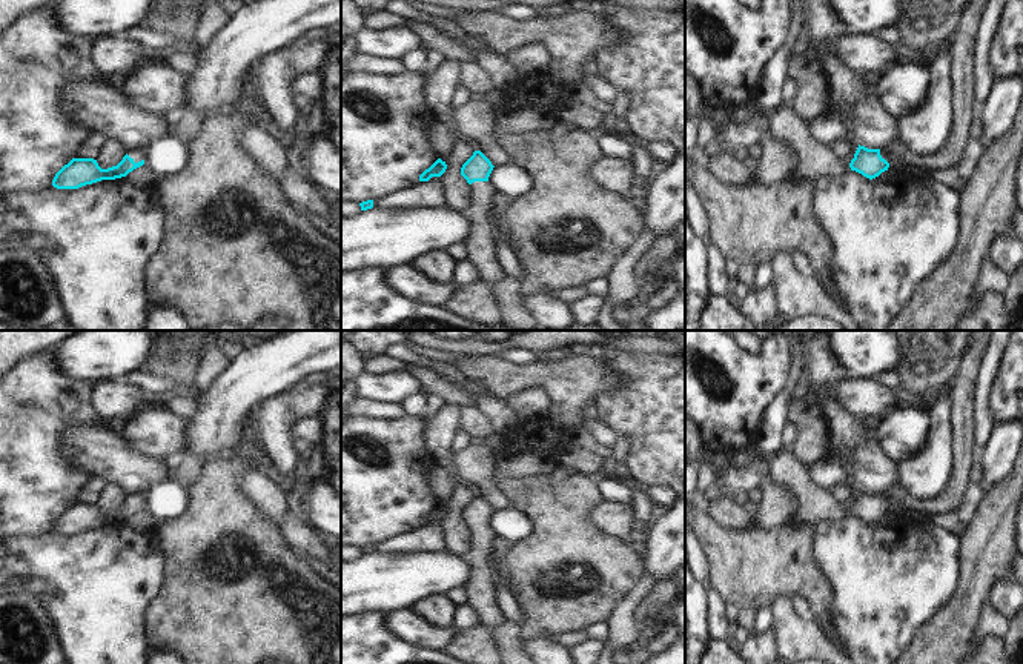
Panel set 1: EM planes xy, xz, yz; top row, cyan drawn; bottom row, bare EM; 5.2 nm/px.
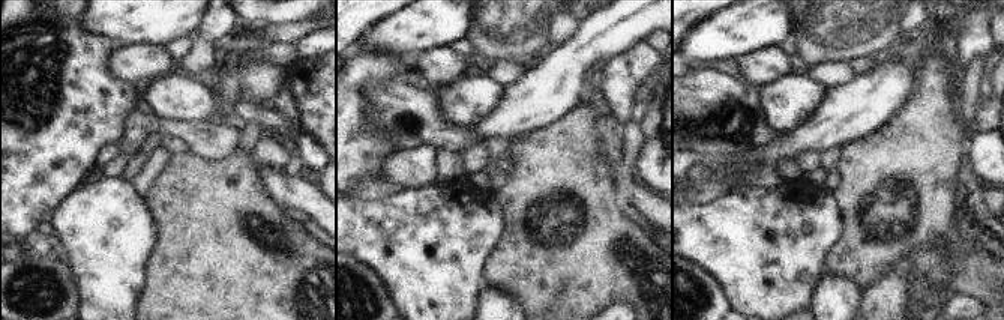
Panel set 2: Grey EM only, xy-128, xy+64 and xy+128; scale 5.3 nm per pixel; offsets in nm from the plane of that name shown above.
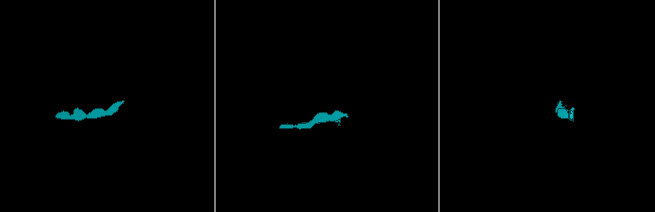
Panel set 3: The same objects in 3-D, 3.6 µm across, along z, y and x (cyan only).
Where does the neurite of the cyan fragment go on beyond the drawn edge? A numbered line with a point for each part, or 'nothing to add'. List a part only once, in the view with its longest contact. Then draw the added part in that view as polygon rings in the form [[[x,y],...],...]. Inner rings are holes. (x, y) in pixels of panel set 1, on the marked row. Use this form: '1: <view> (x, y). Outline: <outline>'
1: xy (137, 154). Outline: [[[147,144],[141,146],[141,148],[132,148],[132,149],[127,149],[126,154],[135,161],[141,161],[144,160],[144,149],[146,149]]]

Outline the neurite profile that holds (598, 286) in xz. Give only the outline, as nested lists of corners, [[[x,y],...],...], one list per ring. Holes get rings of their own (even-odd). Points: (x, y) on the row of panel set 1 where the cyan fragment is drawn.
[[[596,277],[593,280],[588,280],[585,284],[587,295],[598,295],[605,298],[608,292],[608,281],[605,277]]]

